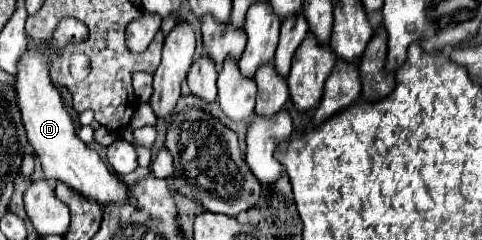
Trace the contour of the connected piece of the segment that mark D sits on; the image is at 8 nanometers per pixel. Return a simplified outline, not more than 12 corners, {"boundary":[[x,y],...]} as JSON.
{"boundary":[[64,19],[16,75],[22,121],[46,179],[100,205],[128,185],[76,137],[48,65],[88,29]]}

